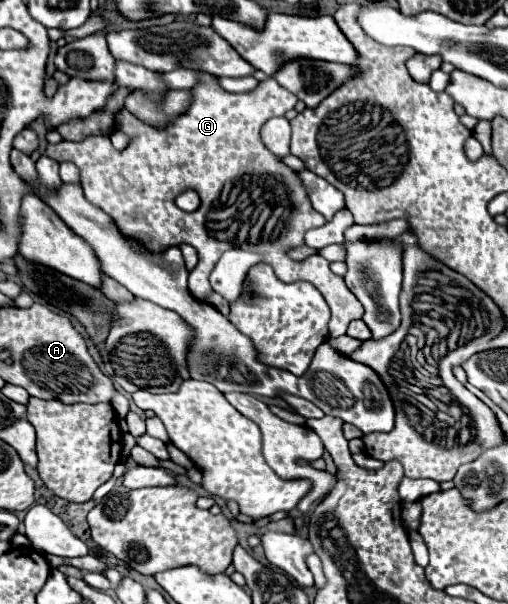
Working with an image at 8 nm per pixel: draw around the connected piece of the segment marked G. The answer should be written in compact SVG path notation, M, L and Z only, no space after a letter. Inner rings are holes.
M195 70L199 76L199 84L191 88L191 102L183 114L177 118L169 120L165 128L153 128L145 122L141 122L137 116L133 116L127 108L121 108L115 116L115 128L121 130L129 138L129 146L123 152L117 152L111 146L111 140L107 136L89 136L81 142L67 142L63 140L61 144L47 146L47 156L57 160L57 162L73 162L77 164L81 172L81 186L85 192L85 198L113 216L113 220L119 224L119 230L125 236L135 236L135 240L141 240L149 244L153 250L163 250L165 246L181 244L187 242L191 244L197 254L199 262L191 270L191 294L197 300L205 300L213 288L209 284L209 274L215 268L217 260L225 250L231 248L241 248L247 252L255 252L263 256L263 262L273 266L275 276L281 282L297 282L297 280L307 280L311 282L327 300L331 312L328 324L330 338L337 338L346 334L347 326L351 320L361 319L364 309L357 298L351 294L351 290L345 286L345 280L341 276L335 276L329 270L329 262L323 256L307 256L305 260L293 260L289 256L291 248L299 248L305 244L303 236L307 230L323 226L327 220L325 216L319 216L315 208L311 208L311 202L307 200L307 192L303 192L303 184L299 184L299 176L295 176L295 170L283 164L279 158L271 154L271 150L265 148L265 144L259 138L261 126L273 118L273 116L283 116L287 110L291 110L297 102L293 93L287 92L281 84L277 84L275 78L267 78L259 82L259 86L251 92L245 94L227 94L227 90L219 88L217 76L211 76L203 70ZM193 188L199 198L201 206L195 212L183 212L175 206L175 198L179 192Z

